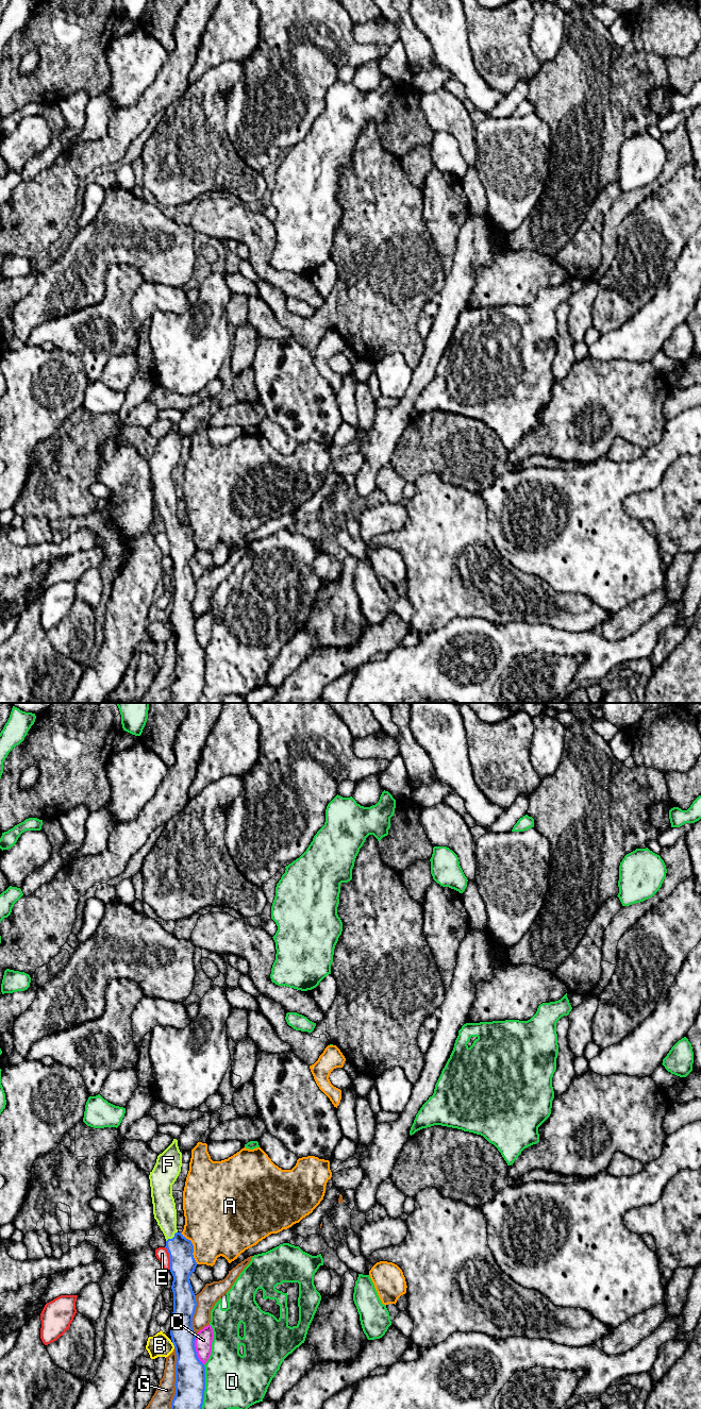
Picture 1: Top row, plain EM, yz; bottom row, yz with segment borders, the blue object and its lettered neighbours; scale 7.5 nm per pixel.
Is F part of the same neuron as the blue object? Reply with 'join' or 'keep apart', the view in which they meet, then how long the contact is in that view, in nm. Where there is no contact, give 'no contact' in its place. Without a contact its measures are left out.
join | yz | 120 nm

